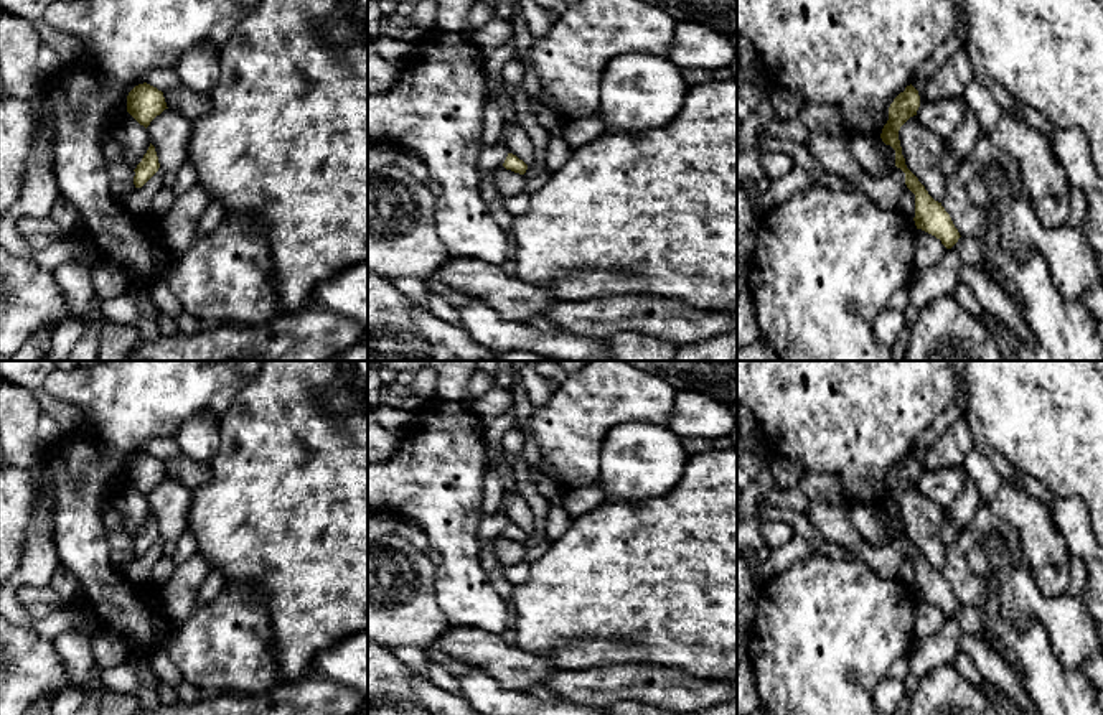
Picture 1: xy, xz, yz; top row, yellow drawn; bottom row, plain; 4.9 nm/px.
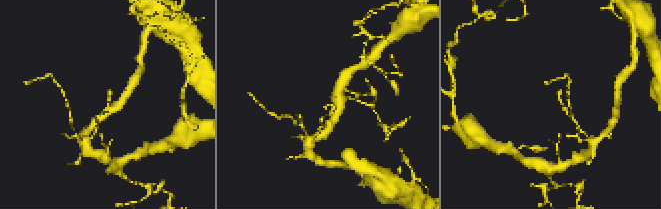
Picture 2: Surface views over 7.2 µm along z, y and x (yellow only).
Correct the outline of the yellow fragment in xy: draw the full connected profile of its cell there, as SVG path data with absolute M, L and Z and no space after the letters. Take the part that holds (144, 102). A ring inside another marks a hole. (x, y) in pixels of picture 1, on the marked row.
M147 82L135 86L127 96L127 112L145 129L165 109L163 92Z

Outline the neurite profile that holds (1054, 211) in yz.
M1065 196L1044 198L1034 204L1034 209L1044 227L1060 227L1070 217L1070 201Z

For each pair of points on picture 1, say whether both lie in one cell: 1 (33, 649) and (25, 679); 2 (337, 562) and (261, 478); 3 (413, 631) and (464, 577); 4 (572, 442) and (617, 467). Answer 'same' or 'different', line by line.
1: same
2: same
3: different
4: different

